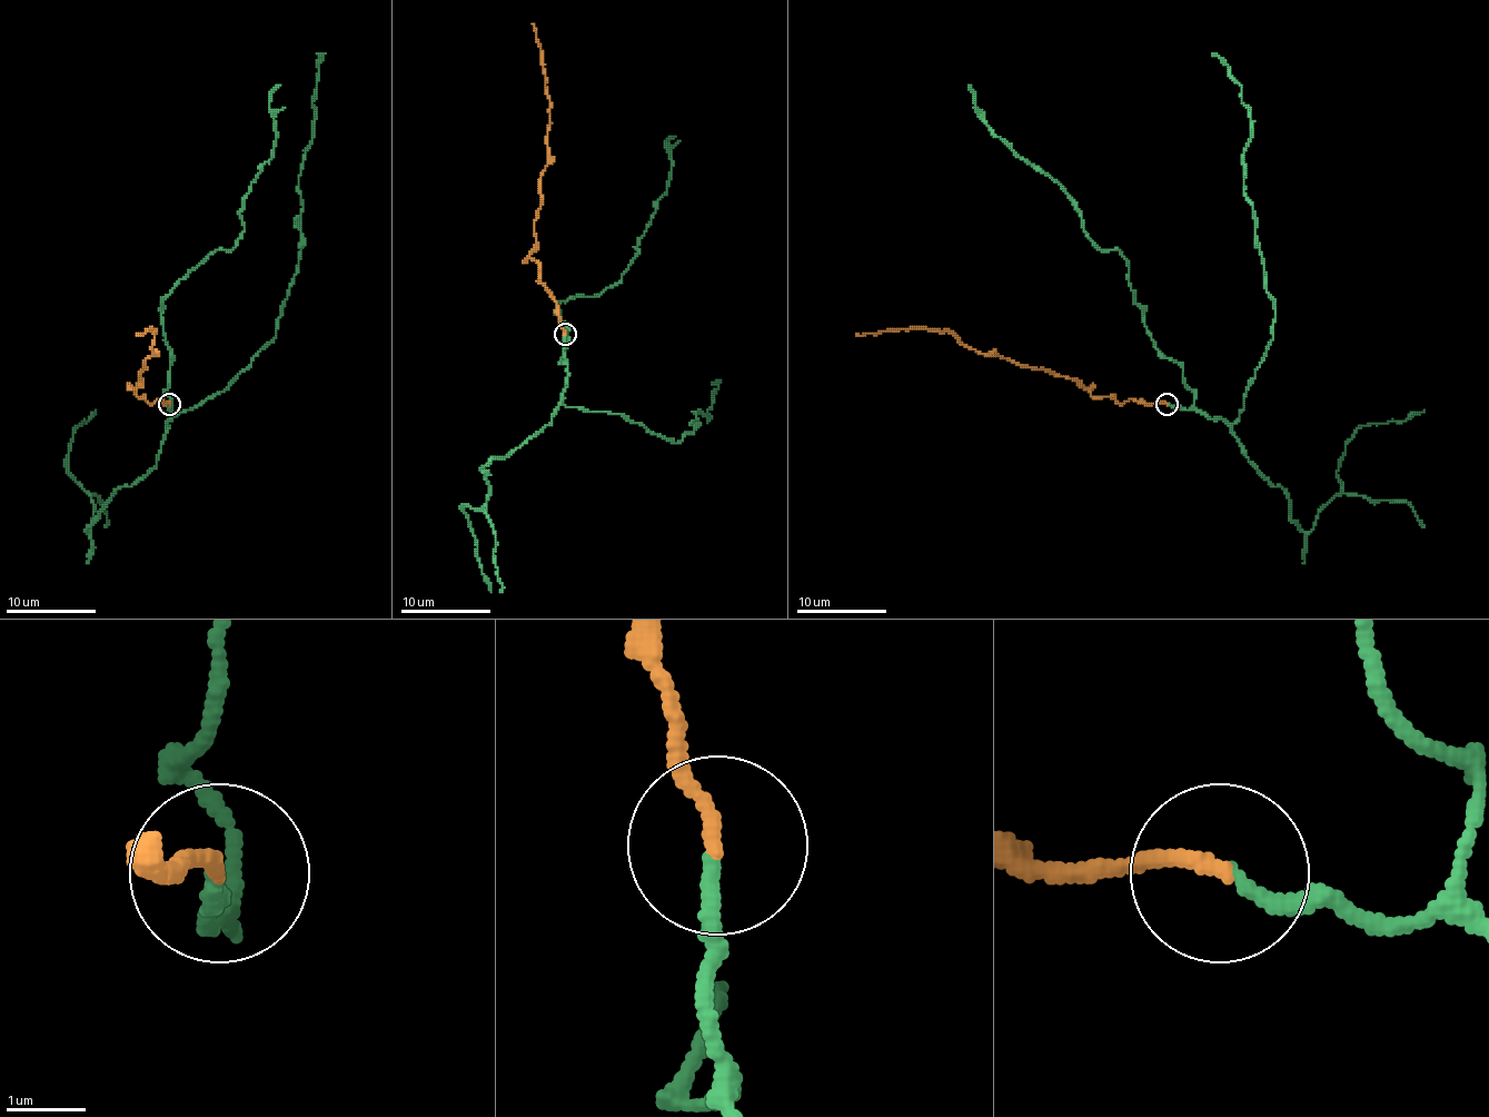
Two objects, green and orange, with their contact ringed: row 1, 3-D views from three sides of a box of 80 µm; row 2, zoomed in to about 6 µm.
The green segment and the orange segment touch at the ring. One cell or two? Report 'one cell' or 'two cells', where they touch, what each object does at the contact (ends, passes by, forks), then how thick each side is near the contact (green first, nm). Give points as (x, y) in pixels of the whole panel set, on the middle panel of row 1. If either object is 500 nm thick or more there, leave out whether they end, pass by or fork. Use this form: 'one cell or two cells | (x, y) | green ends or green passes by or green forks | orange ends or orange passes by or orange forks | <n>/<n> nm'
one cell | (565, 334) | green ends | orange ends | 190/190 nm

